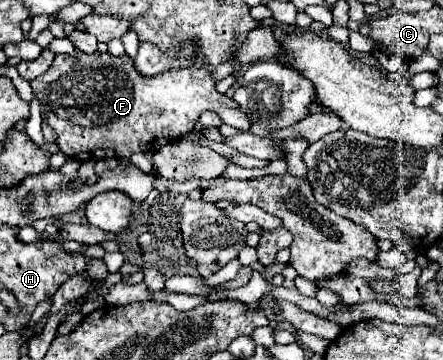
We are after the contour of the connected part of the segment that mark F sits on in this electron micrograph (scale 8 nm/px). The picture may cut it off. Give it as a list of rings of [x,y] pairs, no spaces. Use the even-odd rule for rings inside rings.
[[[77,52],[75,56],[69,54],[57,54],[51,68],[37,76],[31,82],[33,92],[41,100],[41,114],[47,120],[51,128],[59,134],[57,146],[69,156],[79,162],[85,160],[107,160],[107,158],[129,158],[135,152],[147,152],[155,154],[161,146],[177,142],[181,136],[185,136],[193,126],[197,124],[197,118],[205,110],[217,112],[225,124],[231,124],[237,130],[249,130],[251,120],[249,116],[239,108],[239,104],[229,98],[227,94],[217,92],[215,80],[207,68],[183,68],[183,70],[171,70],[163,72],[159,76],[139,76],[139,72],[133,66],[133,60],[129,56],[115,58],[109,52],[95,52],[85,54]]]

